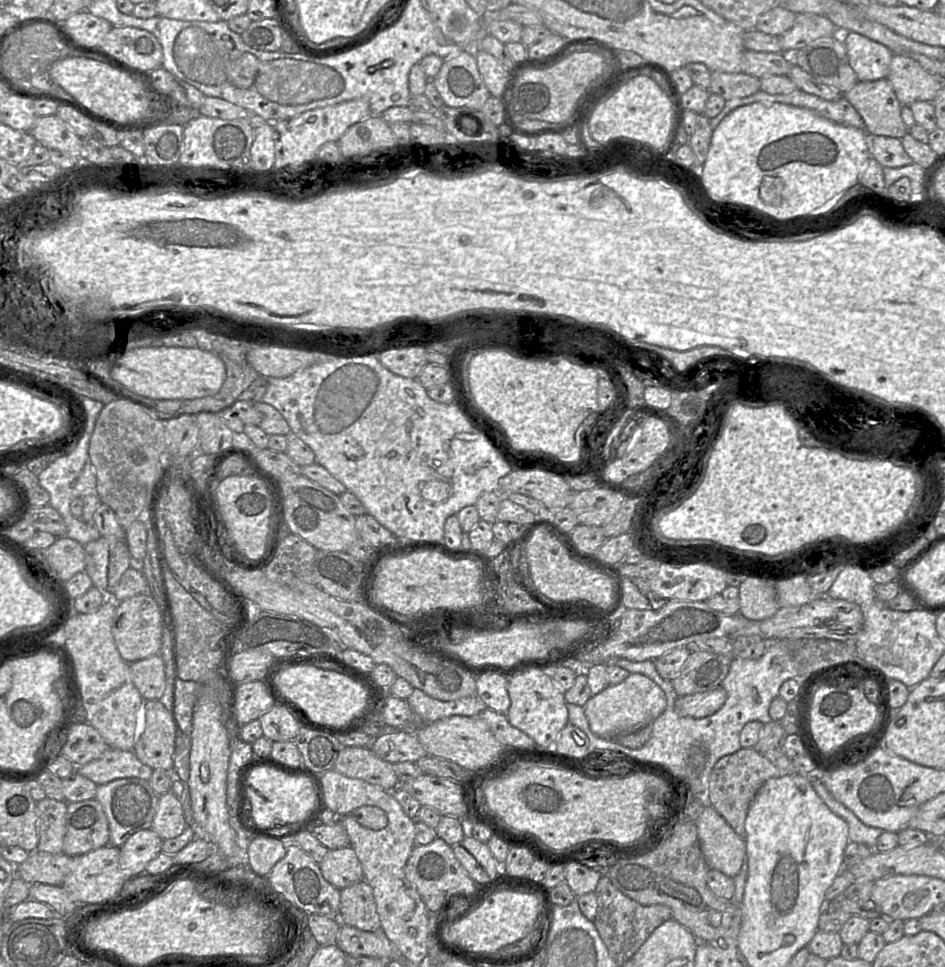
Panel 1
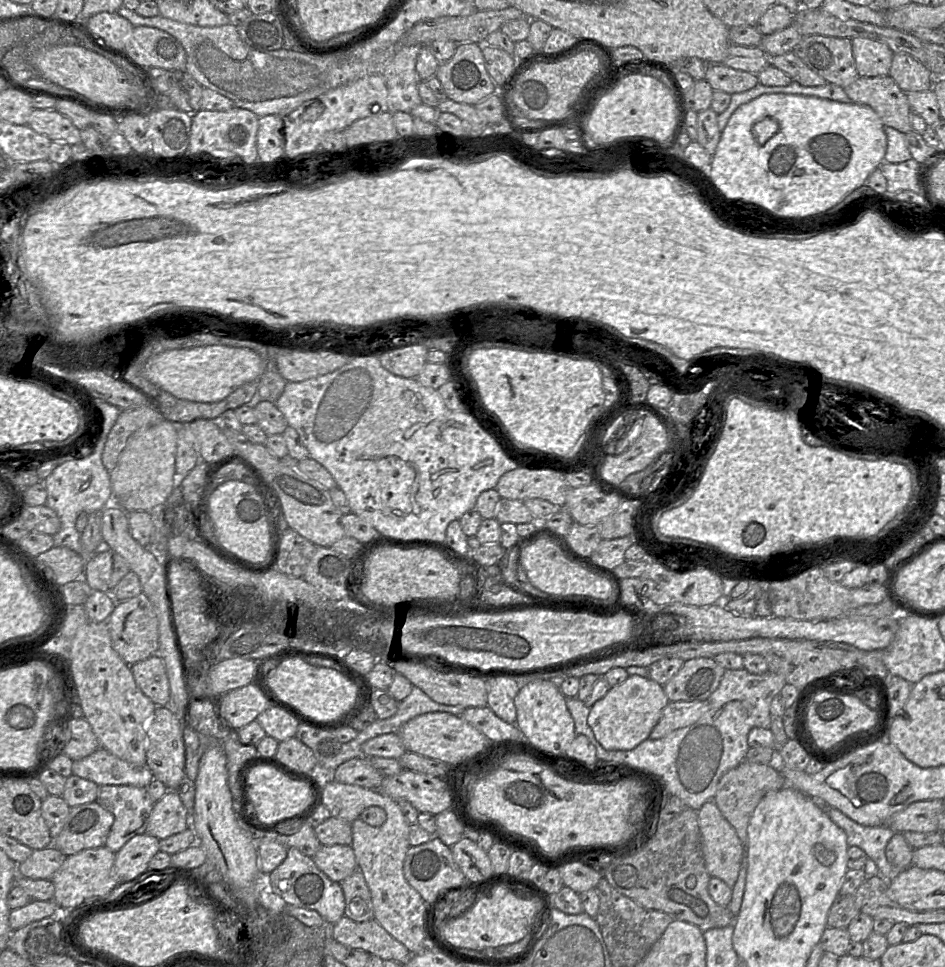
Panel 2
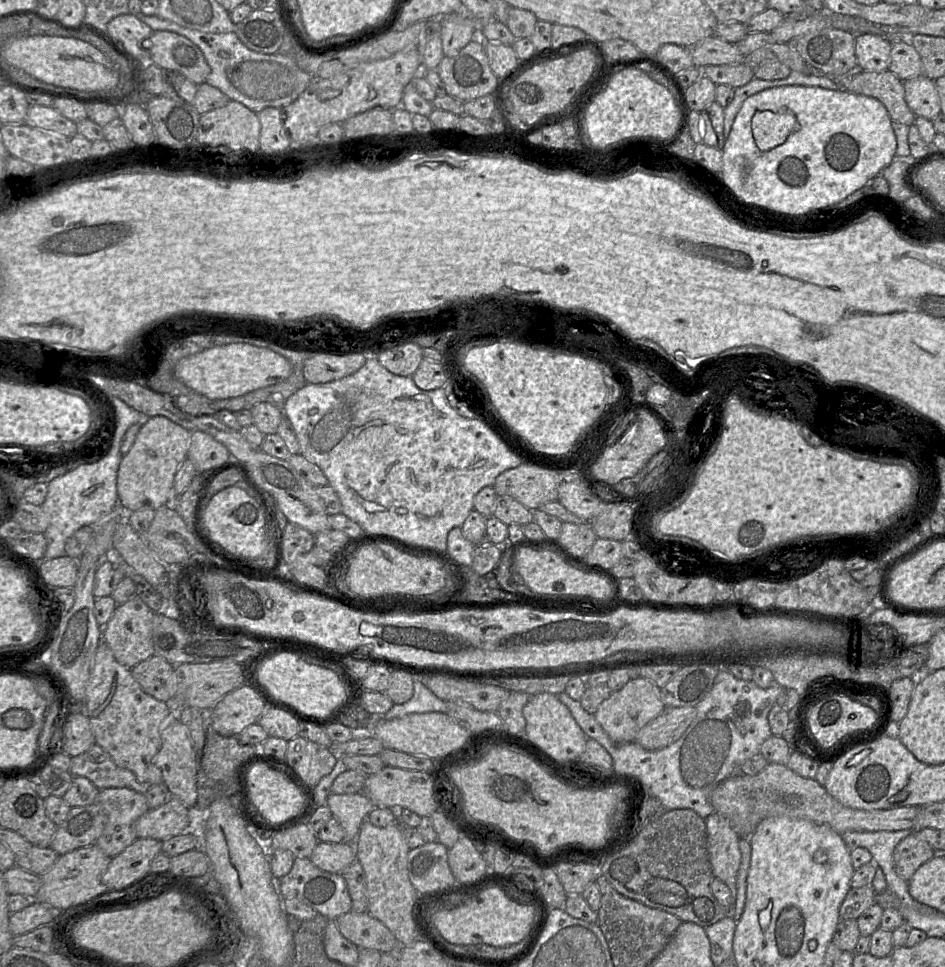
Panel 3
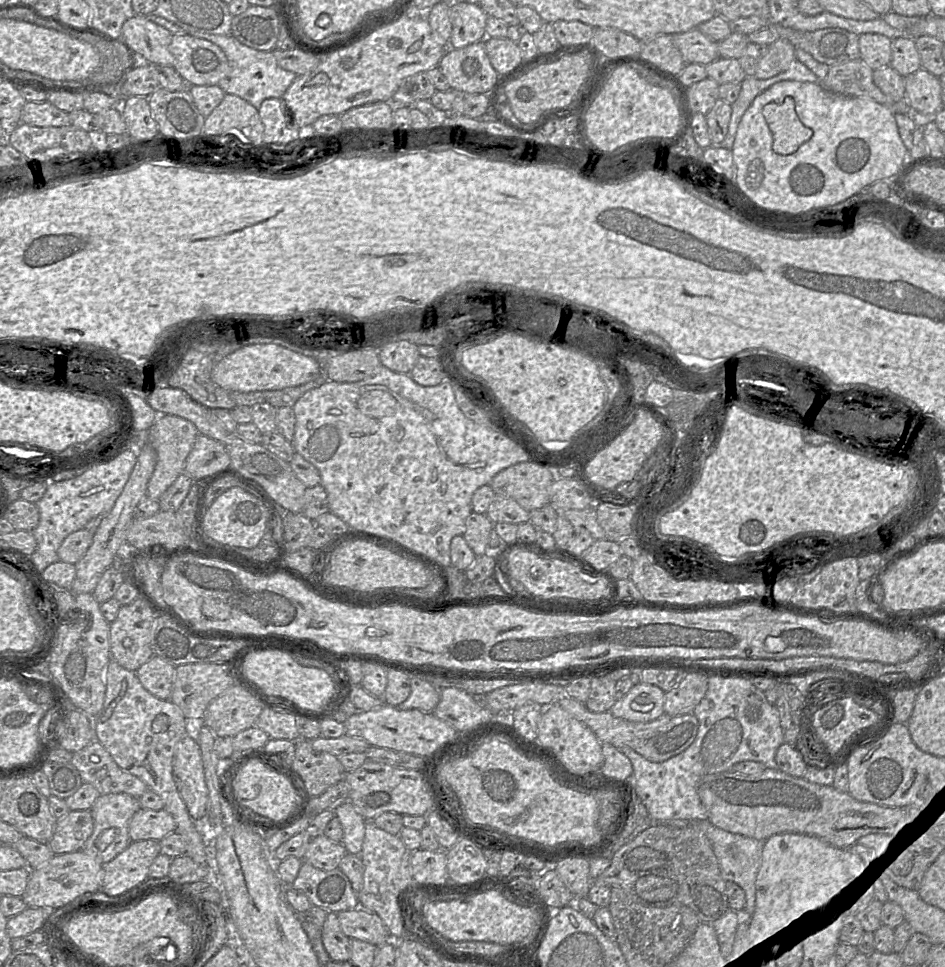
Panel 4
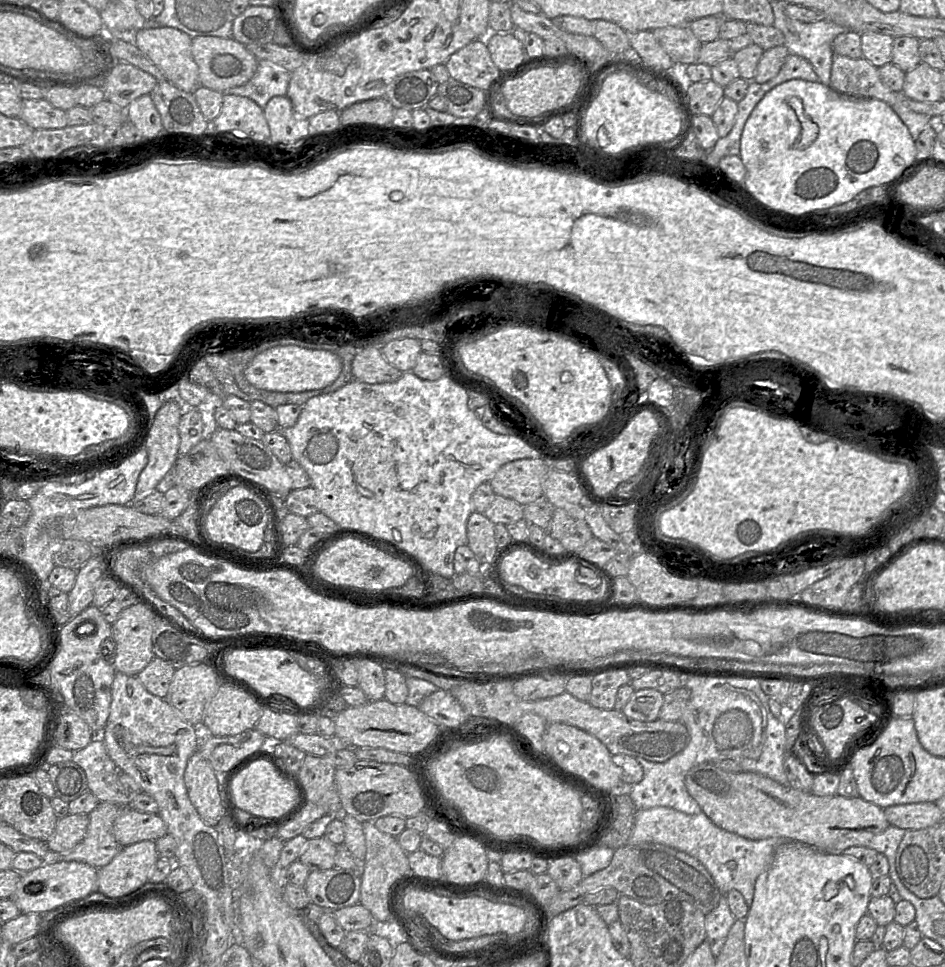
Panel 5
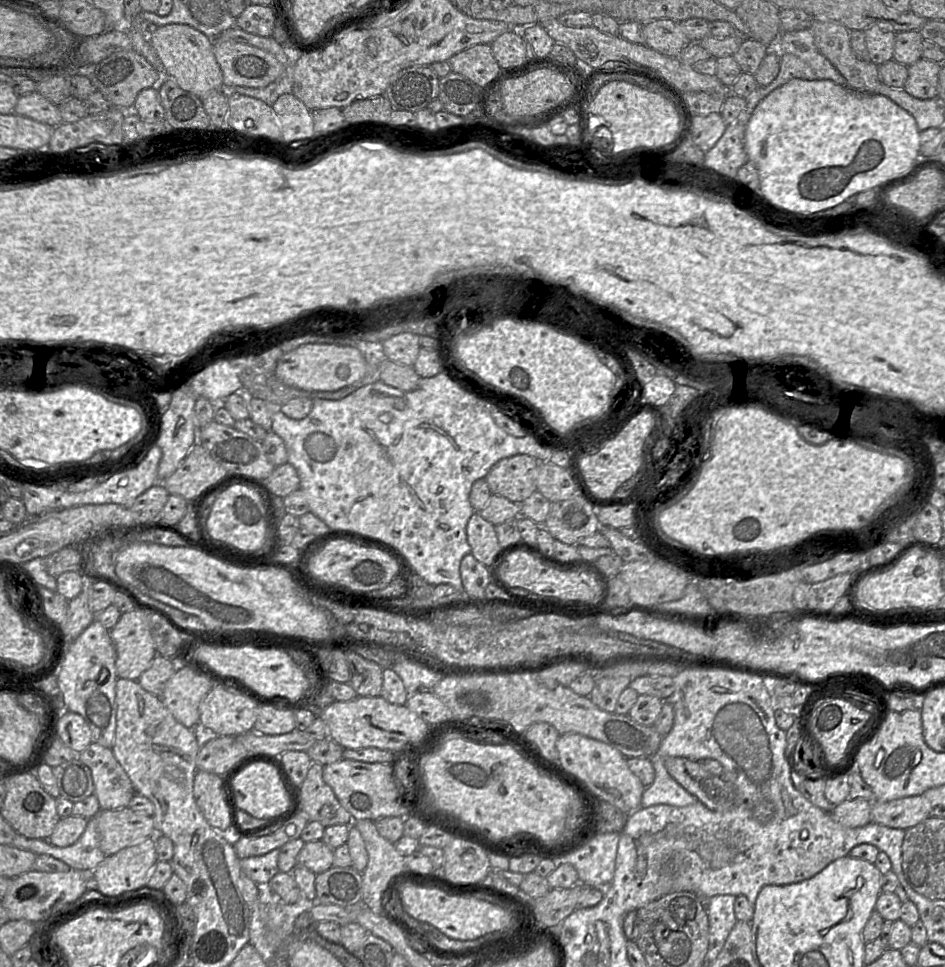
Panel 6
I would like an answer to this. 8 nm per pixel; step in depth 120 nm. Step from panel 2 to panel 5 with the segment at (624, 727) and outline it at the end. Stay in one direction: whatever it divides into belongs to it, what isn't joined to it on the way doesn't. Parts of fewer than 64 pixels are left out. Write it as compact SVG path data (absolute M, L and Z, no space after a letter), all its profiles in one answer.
M645 688L634 691L622 713L634 720L651 722L659 718L664 695L655 689Z

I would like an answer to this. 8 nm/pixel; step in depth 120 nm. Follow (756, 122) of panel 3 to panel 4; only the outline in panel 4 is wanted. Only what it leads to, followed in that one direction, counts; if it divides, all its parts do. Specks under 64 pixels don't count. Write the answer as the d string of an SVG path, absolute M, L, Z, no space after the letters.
M792 97L784 98L782 103L768 103L763 107L762 114L772 133L772 149L777 154L795 152L813 135L812 129L800 121Z

